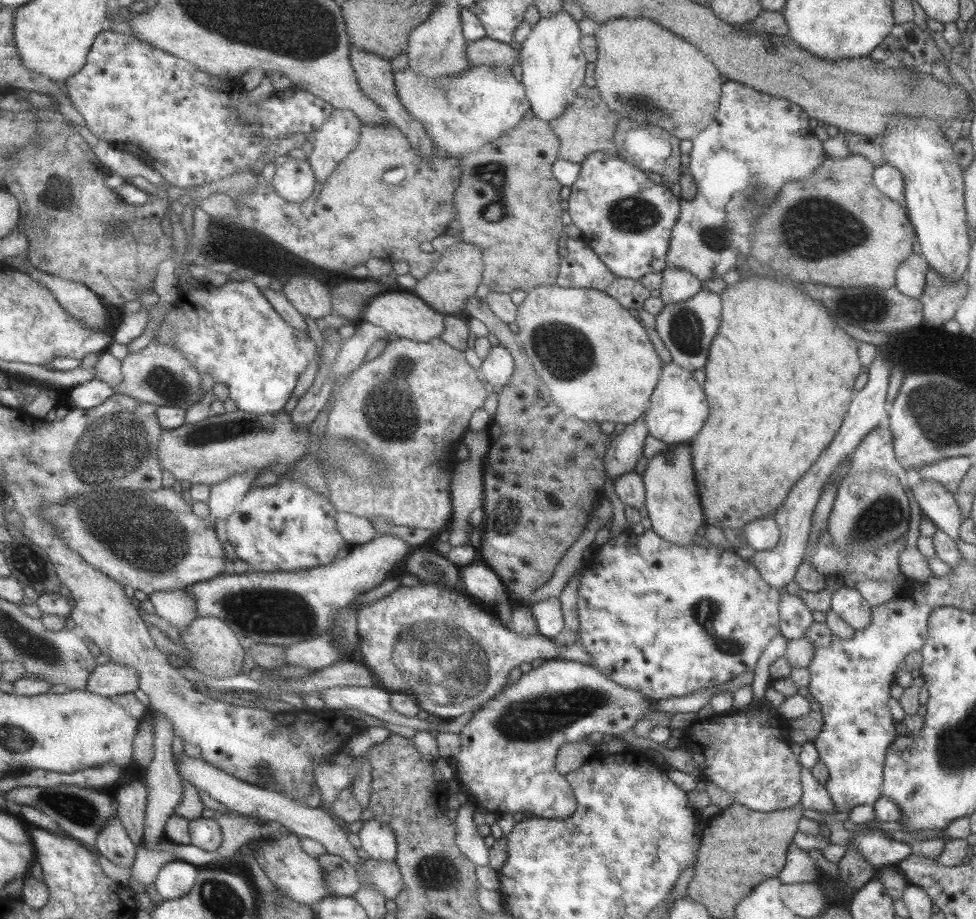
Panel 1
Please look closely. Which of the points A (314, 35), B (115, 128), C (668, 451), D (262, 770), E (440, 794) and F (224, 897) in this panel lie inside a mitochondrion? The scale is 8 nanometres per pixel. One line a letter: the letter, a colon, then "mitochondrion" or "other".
A: mitochondrion
B: other
C: other
D: mitochondrion
E: other
F: mitochondrion

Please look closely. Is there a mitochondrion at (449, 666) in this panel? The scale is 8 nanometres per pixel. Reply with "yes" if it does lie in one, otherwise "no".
yes

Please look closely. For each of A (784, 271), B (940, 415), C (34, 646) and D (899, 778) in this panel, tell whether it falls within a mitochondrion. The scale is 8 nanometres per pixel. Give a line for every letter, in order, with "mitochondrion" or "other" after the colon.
A: other
B: mitochondrion
C: mitochondrion
D: other

